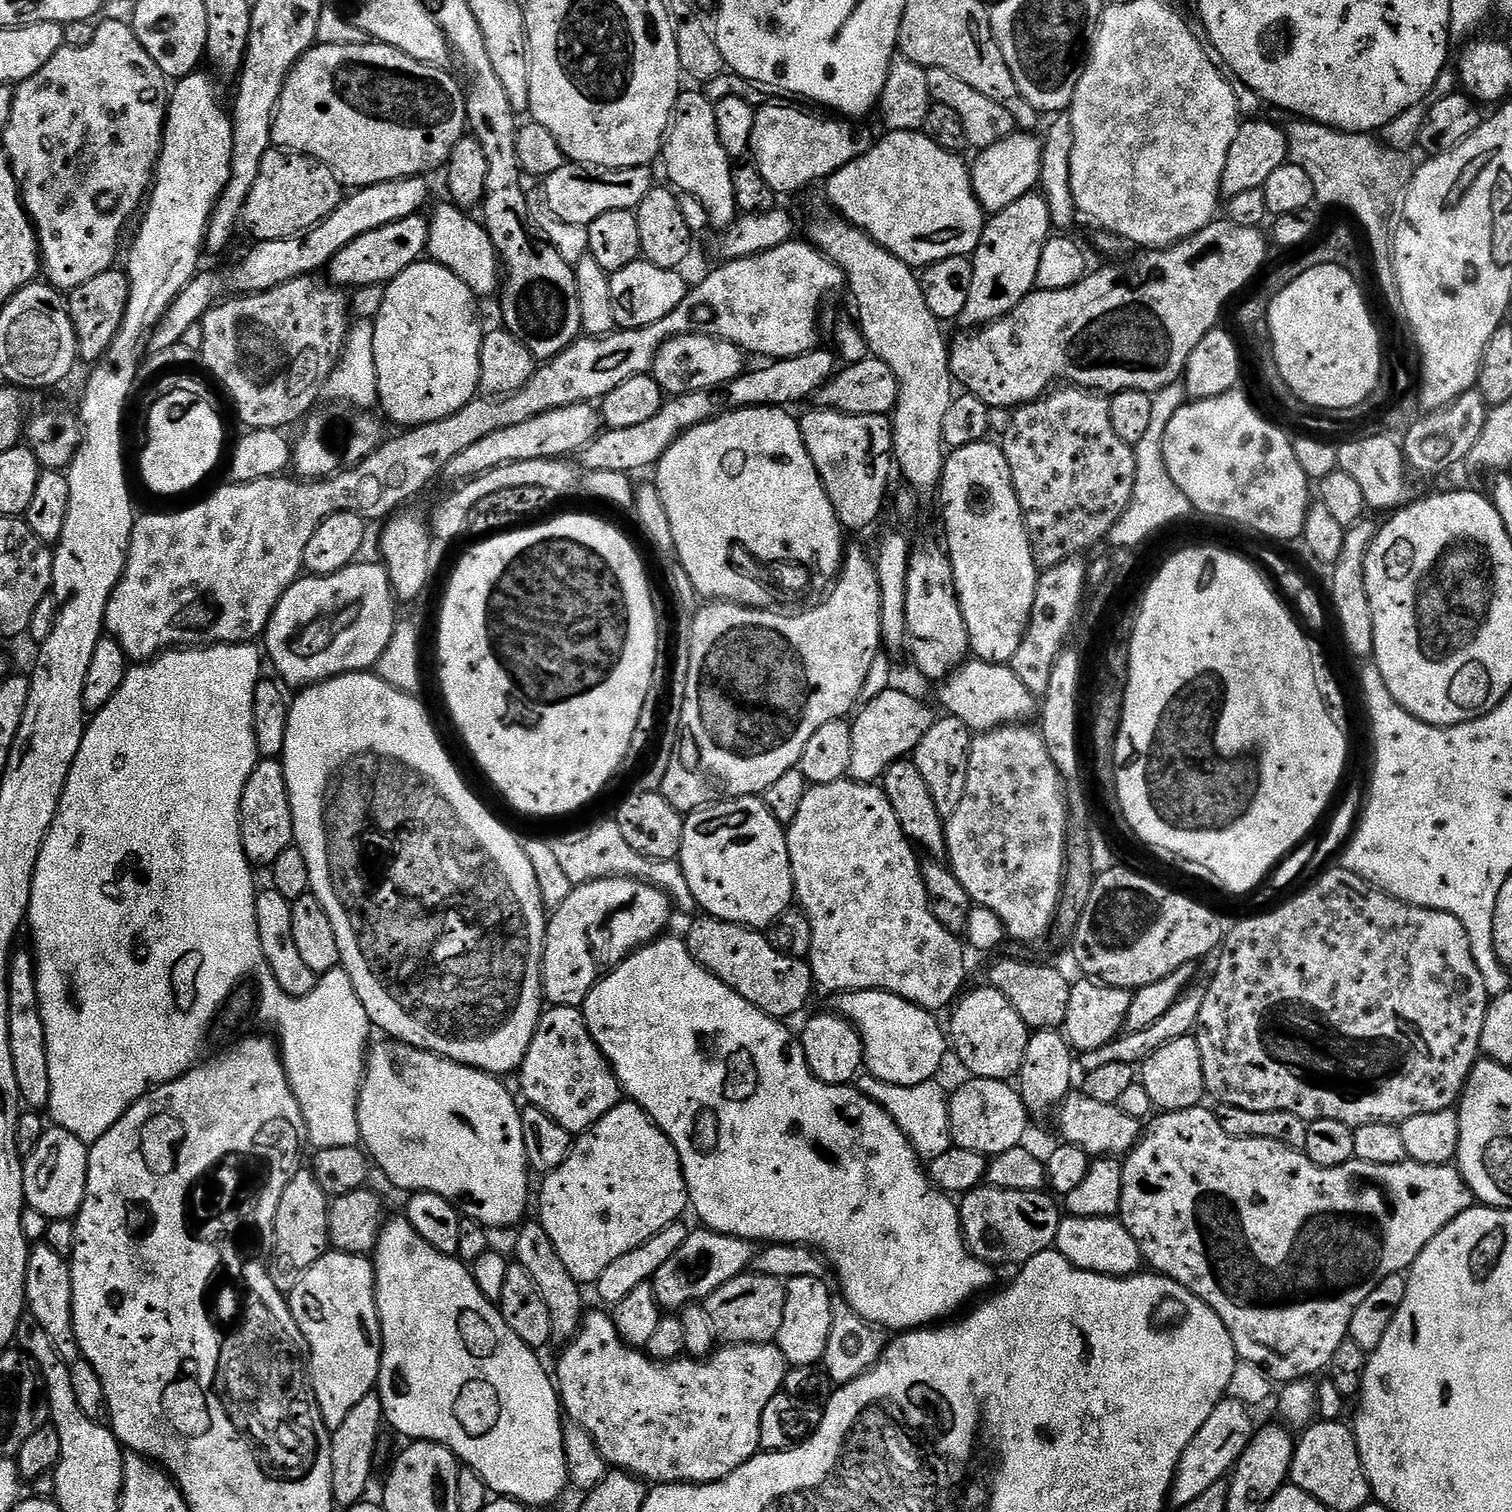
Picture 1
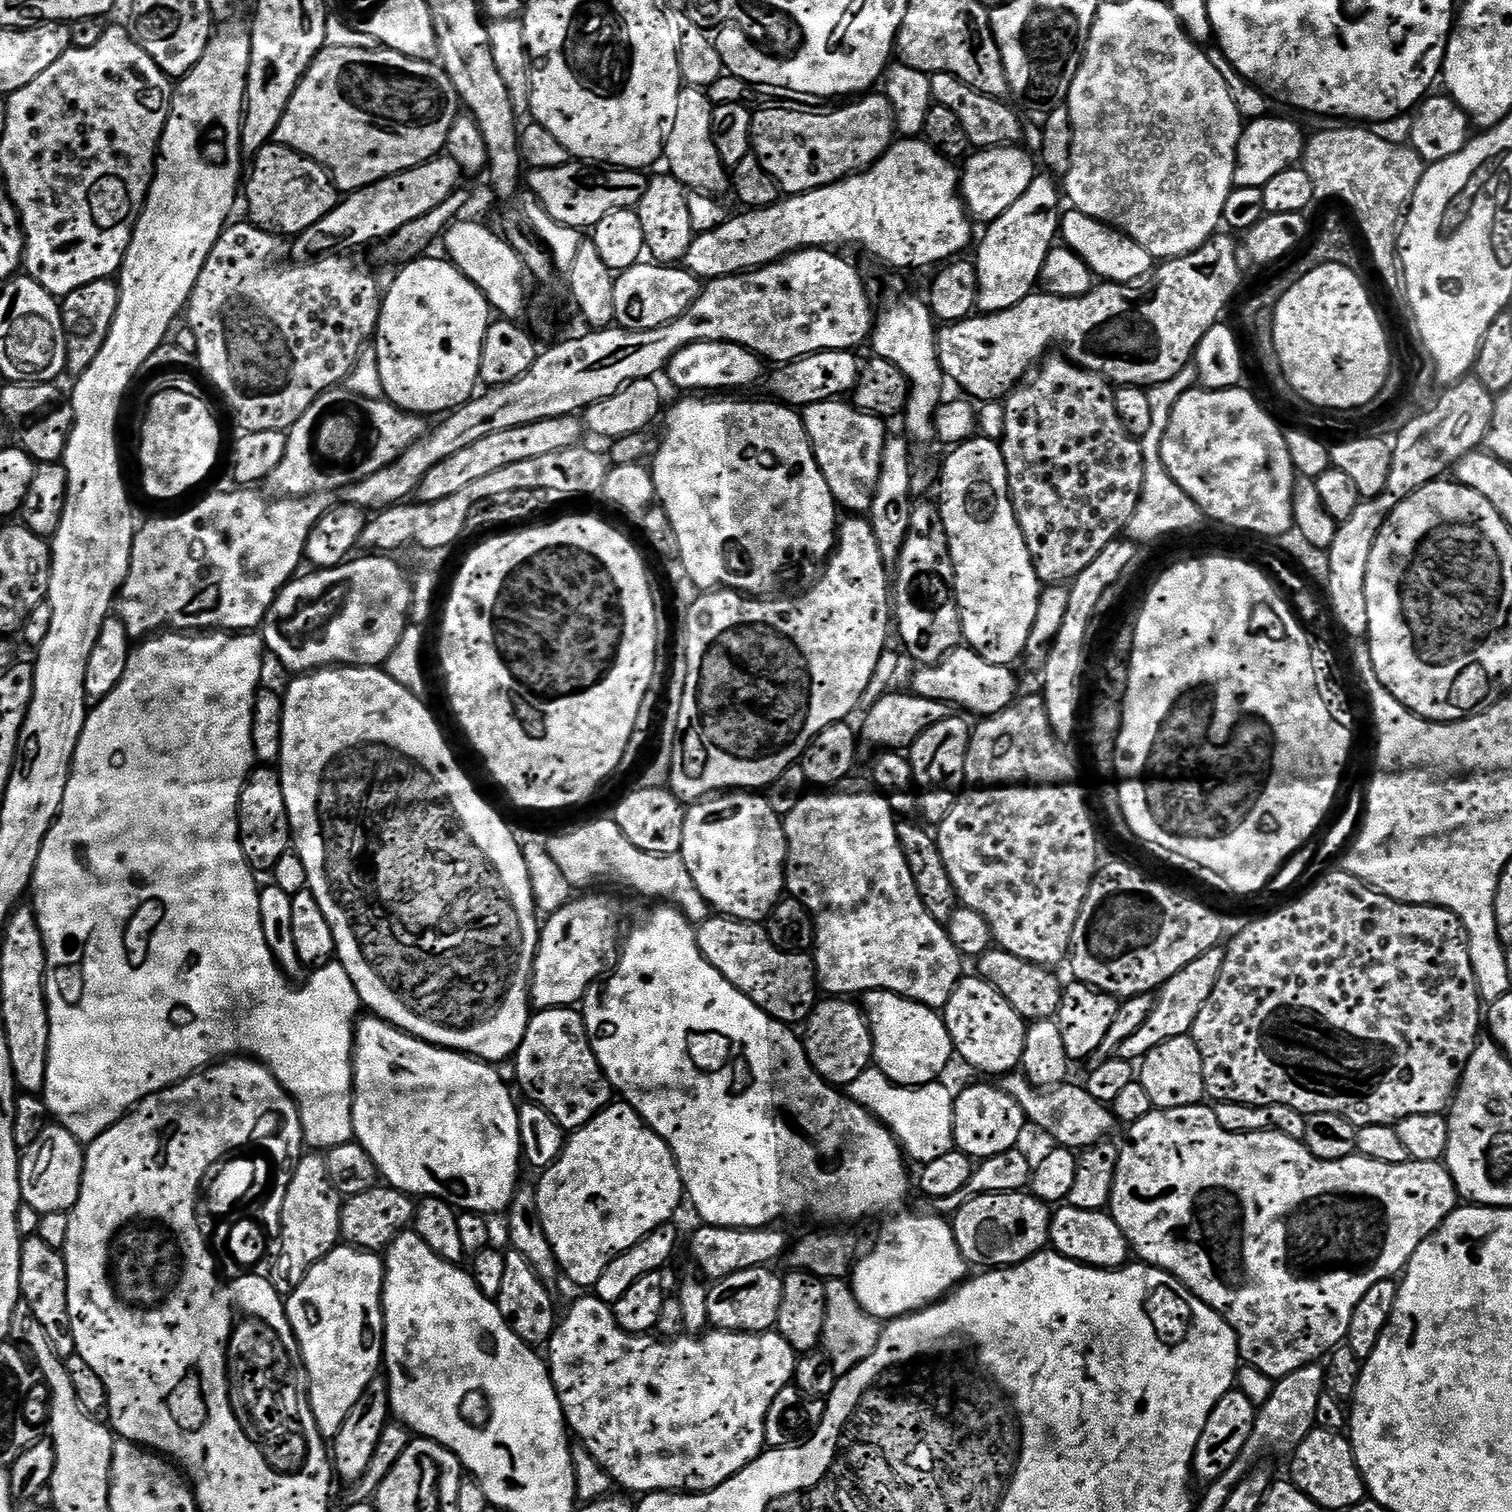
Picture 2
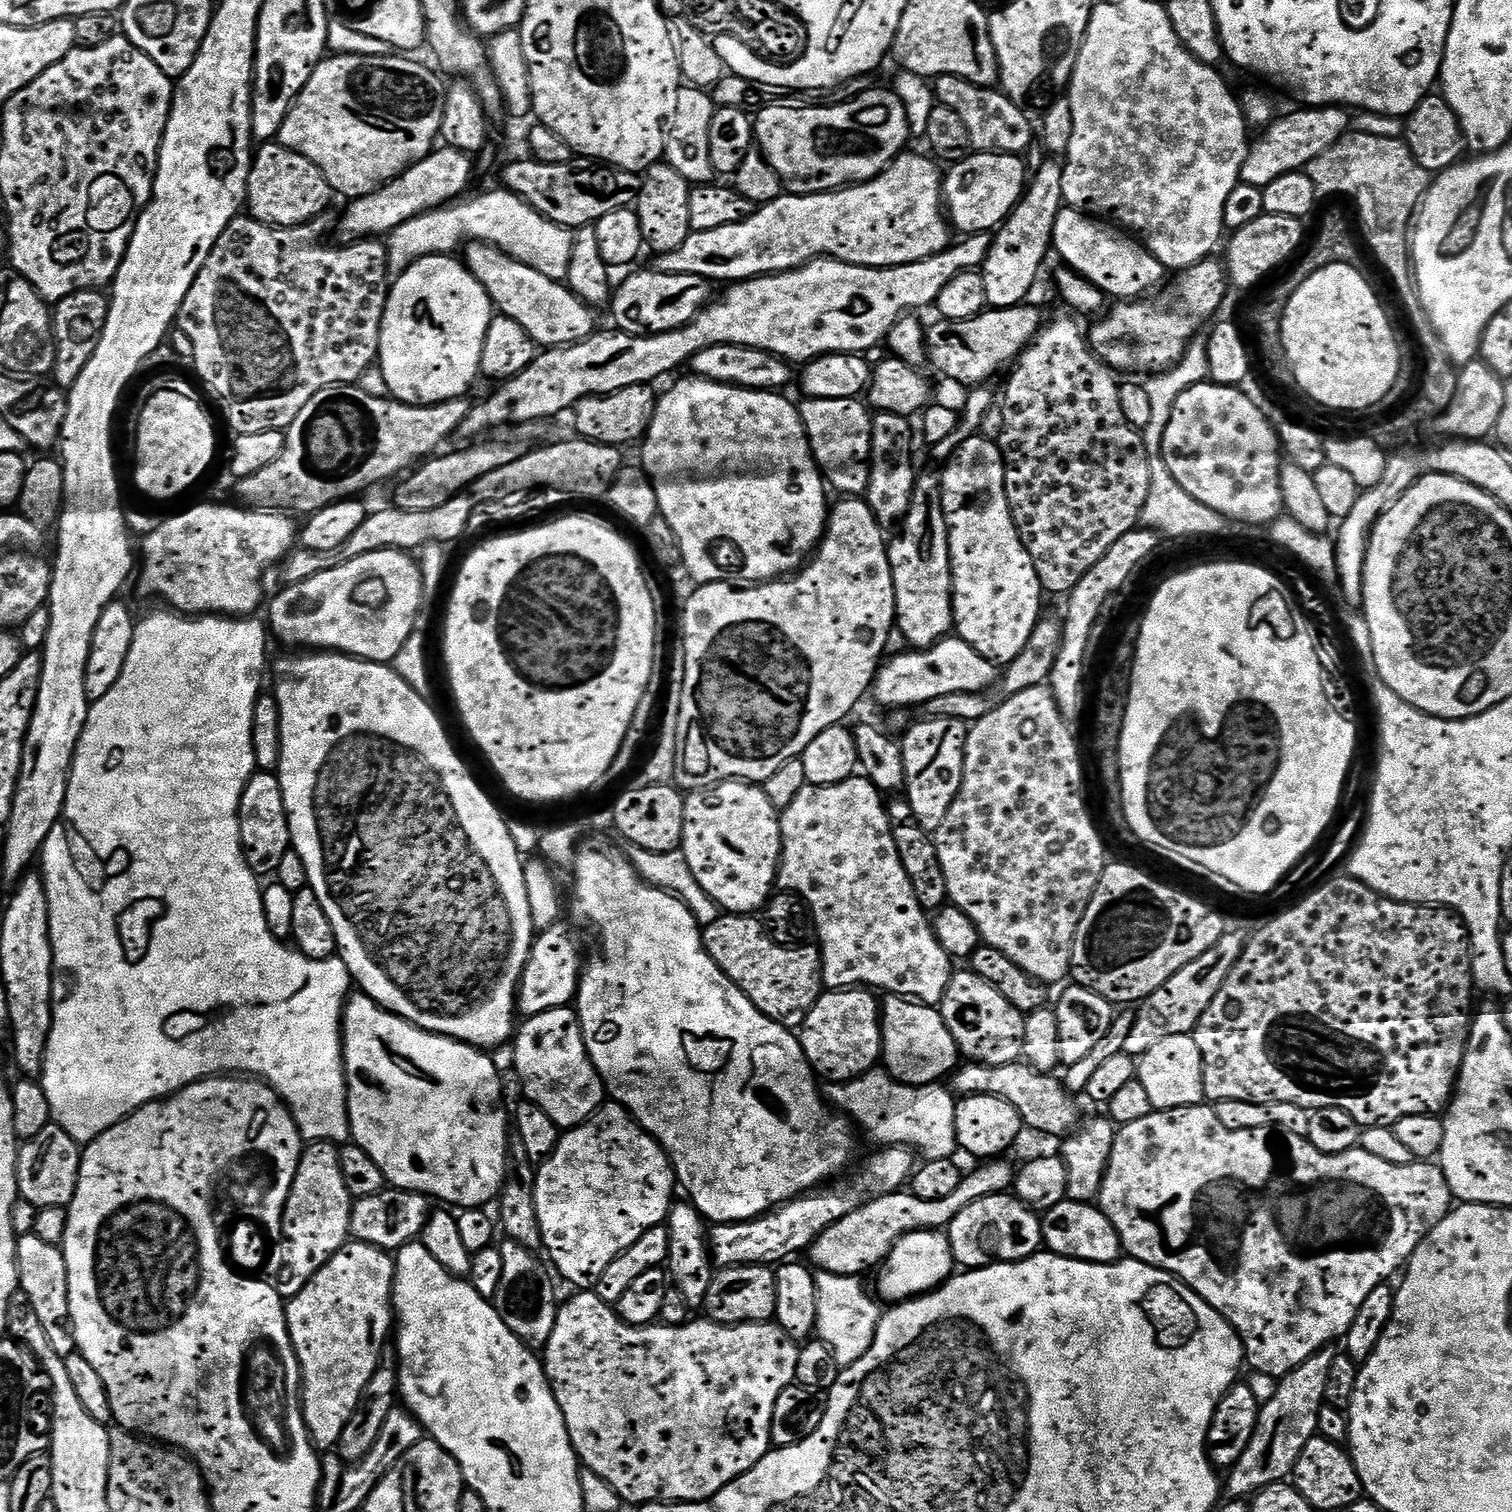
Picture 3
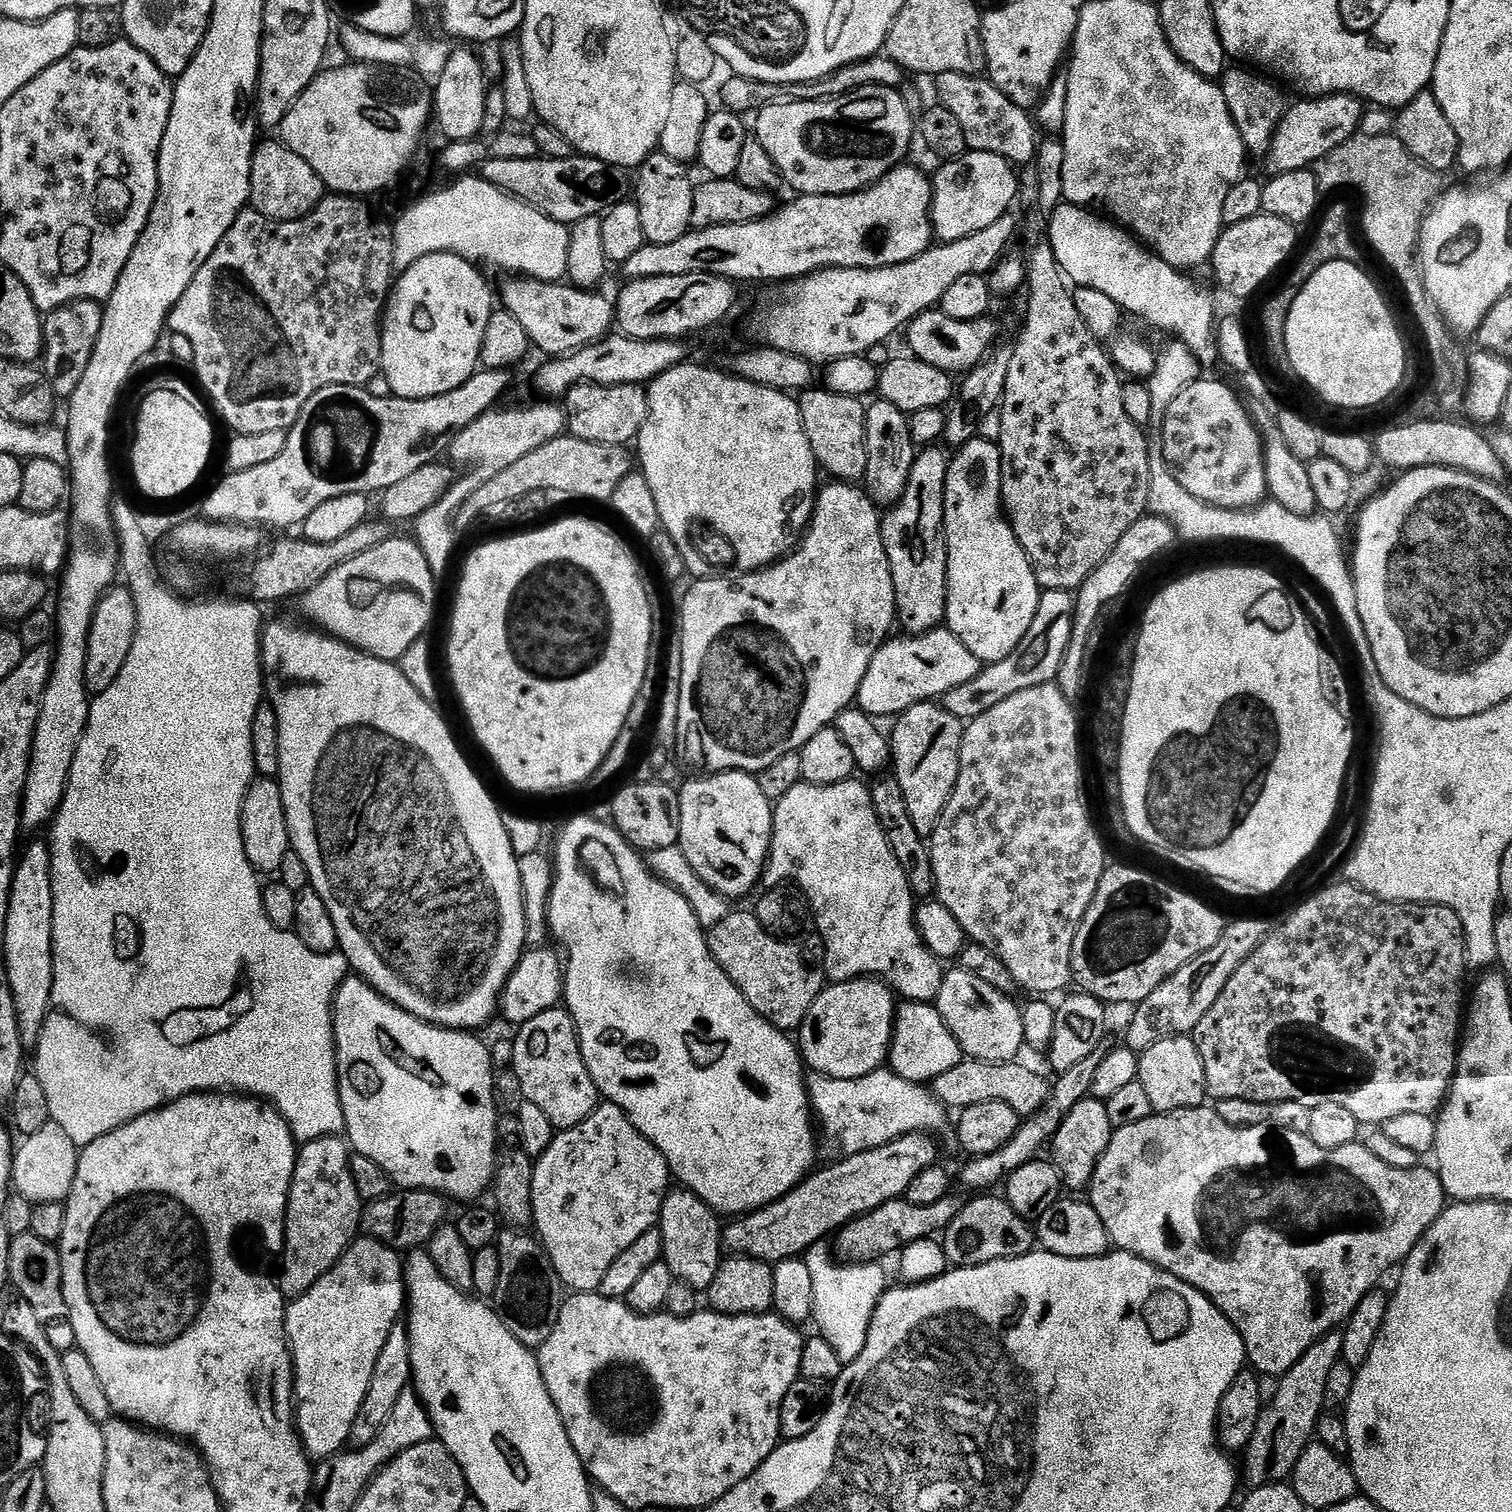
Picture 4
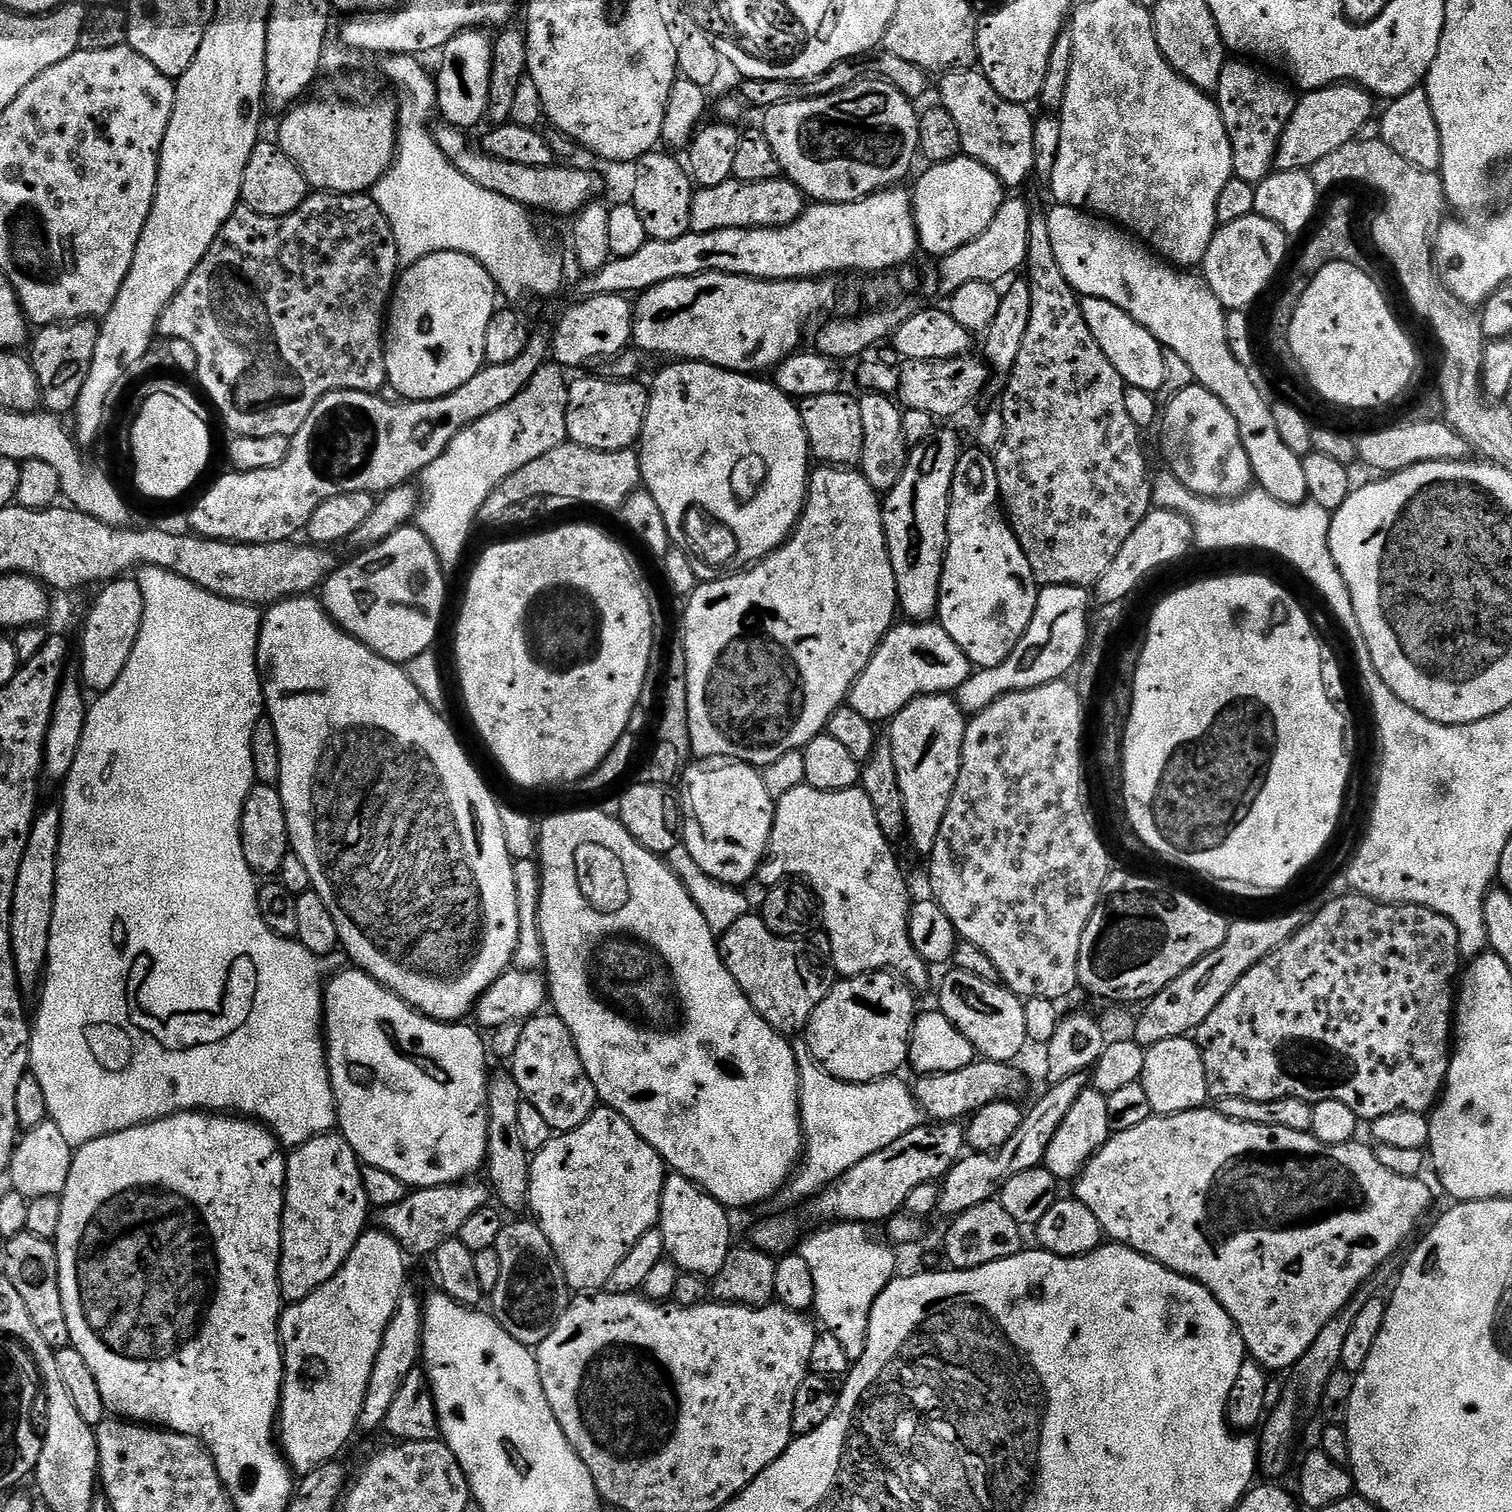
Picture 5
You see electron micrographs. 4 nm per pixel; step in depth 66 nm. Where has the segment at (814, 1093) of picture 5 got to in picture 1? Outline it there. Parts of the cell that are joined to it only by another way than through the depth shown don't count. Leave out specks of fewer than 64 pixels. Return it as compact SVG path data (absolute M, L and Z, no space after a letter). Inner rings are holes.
M864 1074L859 1077L858 1087L865 1096L878 1102L898 1122L916 1153L925 1161L931 1162L938 1154L946 1154L946 1150L954 1147L952 1131L950 1130L950 1114L948 1113L949 1093L944 1093L940 1082L929 1082L918 1086L894 1086L890 1082L876 1080L873 1076Z

